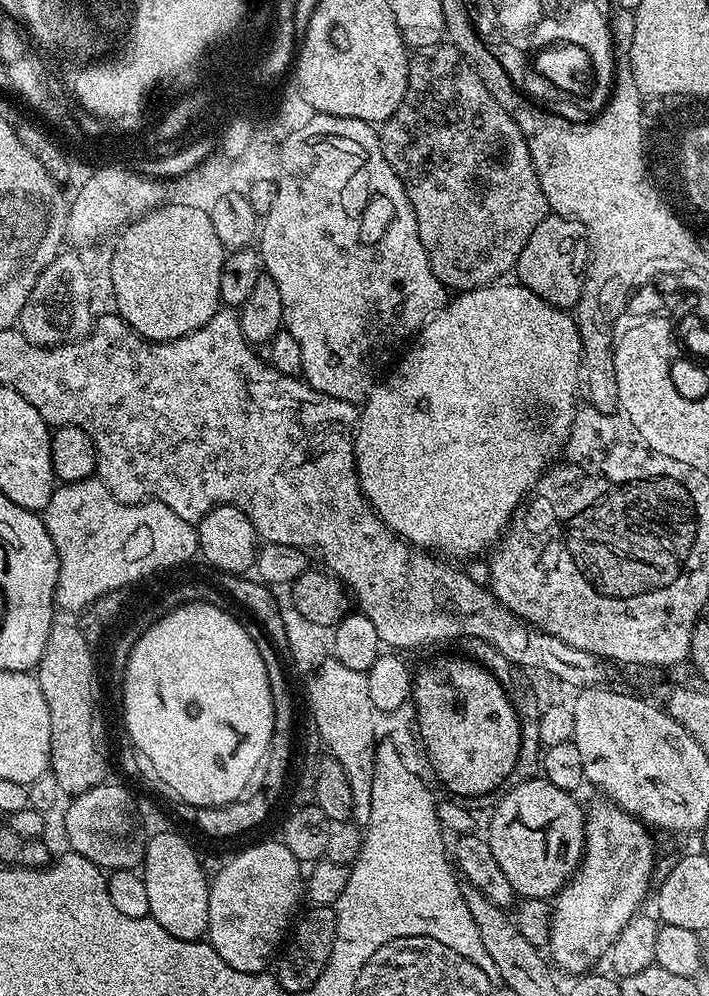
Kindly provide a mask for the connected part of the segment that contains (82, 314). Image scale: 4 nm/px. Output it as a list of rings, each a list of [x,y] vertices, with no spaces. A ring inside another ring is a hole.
[[[61,251],[59,256],[42,270],[26,306],[18,321],[18,330],[31,344],[43,348],[55,348],[57,344],[70,344],[82,340],[94,328],[94,311],[92,312],[92,280],[84,269],[84,264],[75,256],[75,251]]]

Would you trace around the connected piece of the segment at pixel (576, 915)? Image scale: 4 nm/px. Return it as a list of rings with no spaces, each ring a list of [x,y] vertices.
[[[600,798],[592,809],[587,809],[584,817],[584,859],[568,885],[554,897],[554,907],[551,909],[551,928],[546,948],[550,953],[551,963],[559,971],[561,968],[564,972],[587,973],[591,964],[607,957],[622,926],[626,926],[626,922],[630,922],[641,911],[640,903],[648,892],[652,867],[656,864],[656,844],[651,835],[653,833],[648,825],[635,820],[629,812],[624,812],[607,798]]]

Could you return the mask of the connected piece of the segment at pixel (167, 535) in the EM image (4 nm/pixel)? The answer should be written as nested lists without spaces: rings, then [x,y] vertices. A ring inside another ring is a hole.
[[[99,478],[60,484],[56,493],[44,507],[42,519],[50,538],[56,547],[60,559],[60,573],[56,583],[55,603],[68,612],[83,613],[91,609],[95,600],[124,588],[127,584],[136,584],[163,568],[176,568],[184,564],[198,552],[195,527],[189,521],[178,518],[170,506],[150,500],[143,504],[123,504],[115,500],[112,492]]]

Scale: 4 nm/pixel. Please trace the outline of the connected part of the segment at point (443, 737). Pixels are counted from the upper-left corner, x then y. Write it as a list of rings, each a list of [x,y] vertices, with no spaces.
[[[436,656],[433,660],[428,660],[420,668],[420,673],[416,672],[414,683],[411,685],[410,704],[416,707],[416,716],[414,715],[414,724],[418,729],[418,740],[428,751],[428,760],[432,763],[432,768],[436,771],[436,776],[449,788],[451,795],[456,798],[464,798],[460,796],[484,796],[487,792],[492,792],[508,775],[512,776],[516,771],[516,759],[519,754],[520,744],[520,722],[516,716],[515,708],[511,704],[510,698],[504,692],[502,686],[498,682],[498,678],[494,674],[487,671],[482,665],[476,663],[471,658],[460,656]]]

